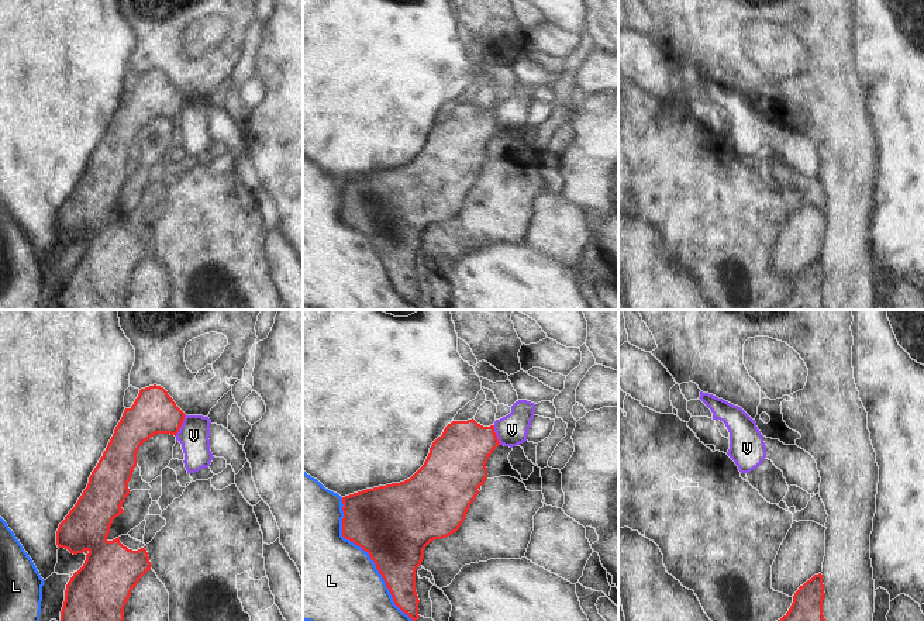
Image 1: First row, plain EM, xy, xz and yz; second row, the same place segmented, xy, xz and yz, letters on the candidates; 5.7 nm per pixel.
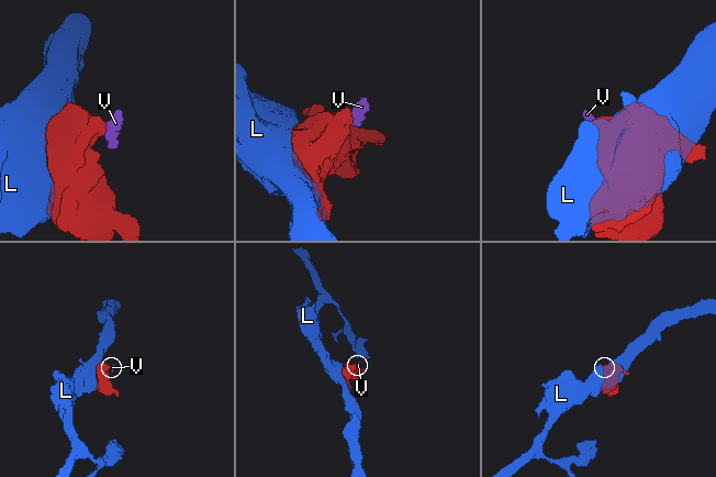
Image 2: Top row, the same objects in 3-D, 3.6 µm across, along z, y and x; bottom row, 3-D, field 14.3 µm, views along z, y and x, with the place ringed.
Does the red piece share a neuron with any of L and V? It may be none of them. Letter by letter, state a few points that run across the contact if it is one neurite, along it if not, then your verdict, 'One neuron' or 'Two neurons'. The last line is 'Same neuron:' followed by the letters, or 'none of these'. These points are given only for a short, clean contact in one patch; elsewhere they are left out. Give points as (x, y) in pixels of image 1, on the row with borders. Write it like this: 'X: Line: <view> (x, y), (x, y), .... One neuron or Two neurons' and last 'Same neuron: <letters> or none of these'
L: Two neurons
V: Line: xy (185, 414), (183, 423), (175, 435). Two neurons
Same neuron: none of these

